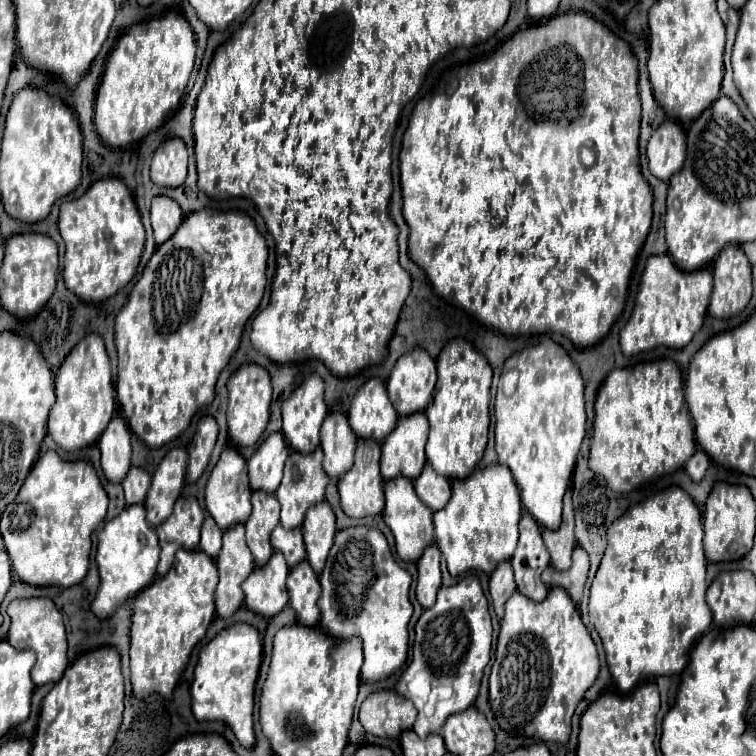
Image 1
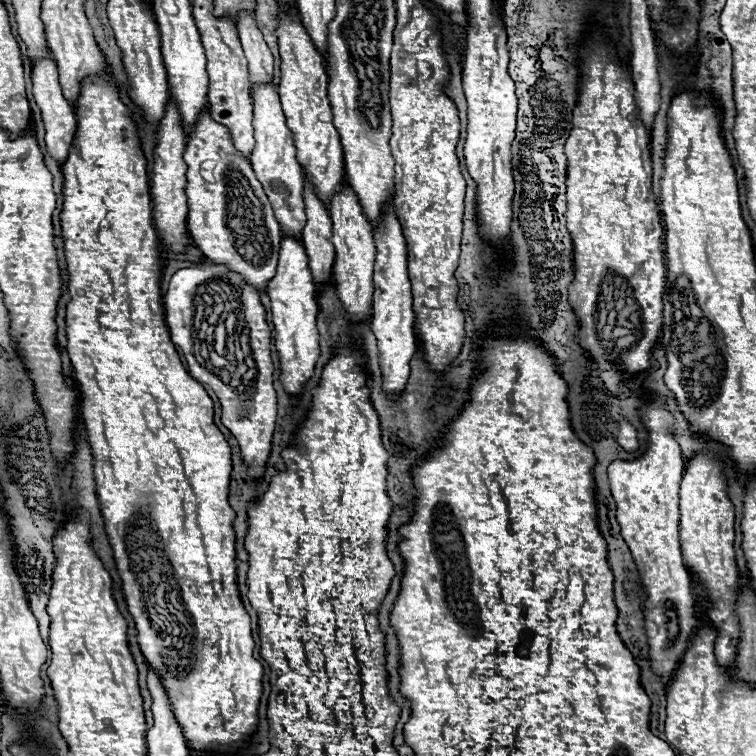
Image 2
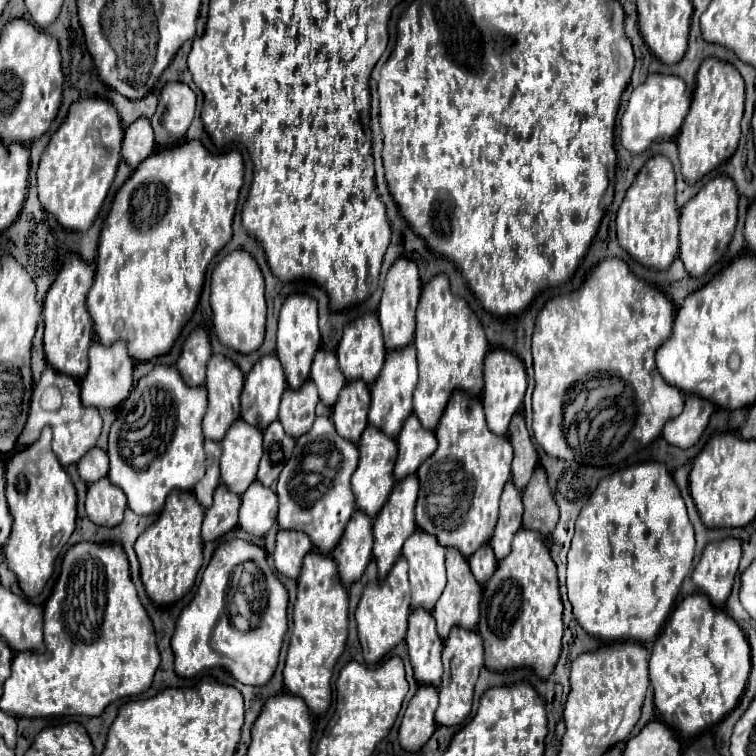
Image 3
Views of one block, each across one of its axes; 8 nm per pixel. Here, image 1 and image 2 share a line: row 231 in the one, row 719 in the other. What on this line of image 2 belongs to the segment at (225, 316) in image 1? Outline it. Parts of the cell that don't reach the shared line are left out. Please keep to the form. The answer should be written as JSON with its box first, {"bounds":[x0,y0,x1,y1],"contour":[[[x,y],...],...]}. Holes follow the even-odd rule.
{"bounds":[60,72,264,752],"contour":[[[104,72],[100,76],[84,78],[82,92],[76,102],[76,120],[78,120],[78,130],[74,134],[74,142],[70,146],[68,158],[62,164],[64,208],[60,212],[60,226],[62,226],[62,238],[64,238],[64,254],[66,254],[66,268],[68,268],[68,294],[70,294],[70,302],[66,306],[66,334],[68,334],[66,348],[72,360],[74,376],[82,392],[82,404],[80,404],[82,418],[86,424],[88,442],[92,446],[92,456],[96,460],[94,462],[96,492],[100,498],[106,532],[110,538],[110,546],[114,550],[120,578],[122,578],[128,610],[138,628],[140,650],[144,658],[148,660],[148,664],[160,670],[164,688],[172,704],[172,712],[178,724],[182,726],[188,748],[196,752],[240,748],[246,740],[250,740],[250,736],[256,732],[256,726],[258,726],[258,702],[262,696],[264,668],[252,656],[254,640],[252,640],[252,630],[250,630],[250,616],[244,610],[238,584],[236,584],[236,548],[234,548],[234,528],[232,528],[236,514],[228,504],[228,488],[230,488],[230,472],[232,472],[230,444],[226,442],[224,434],[214,424],[212,398],[208,396],[204,386],[184,370],[184,364],[180,362],[180,356],[170,340],[164,306],[162,306],[162,294],[160,294],[160,276],[162,276],[164,260],[162,260],[160,240],[158,240],[158,232],[154,228],[154,218],[152,218],[152,198],[150,198],[150,186],[148,186],[146,158],[140,148],[140,138],[136,136],[136,124],[132,120],[132,114],[128,112],[126,104],[120,100],[118,86],[112,74]]]}

